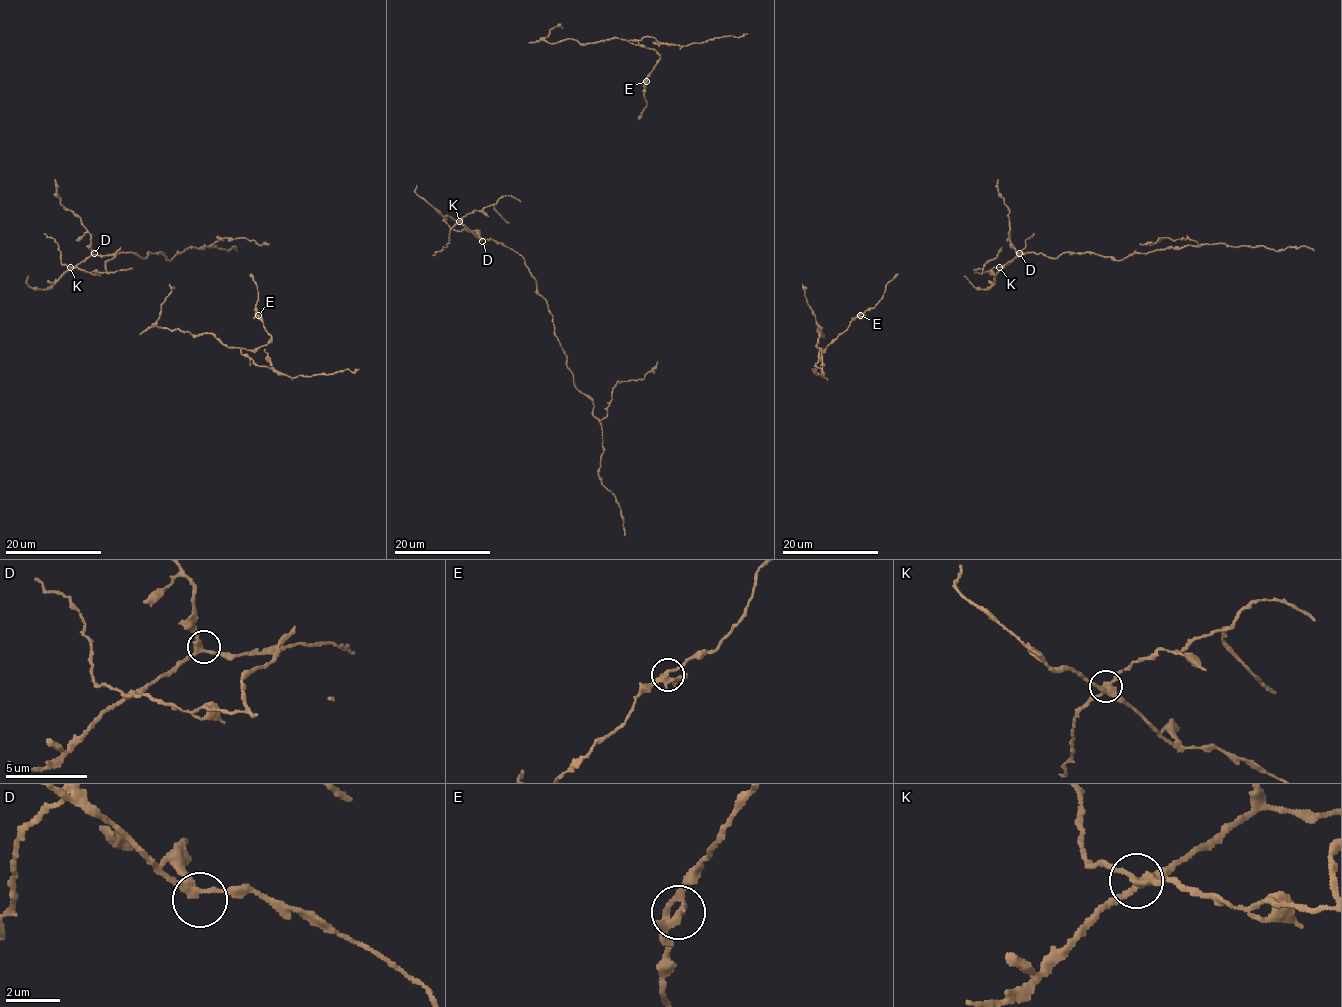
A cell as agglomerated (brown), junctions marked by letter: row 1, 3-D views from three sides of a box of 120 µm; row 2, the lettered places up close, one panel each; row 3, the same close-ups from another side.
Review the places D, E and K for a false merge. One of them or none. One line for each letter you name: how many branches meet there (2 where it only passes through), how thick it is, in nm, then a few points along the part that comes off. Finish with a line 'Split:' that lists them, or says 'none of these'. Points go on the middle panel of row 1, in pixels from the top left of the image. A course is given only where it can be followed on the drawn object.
K: Branches: 4. Thickness 280 nm. Course of the part to remove: (459, 221), (494, 204), (501, 218), (509, 222)
Split: K

